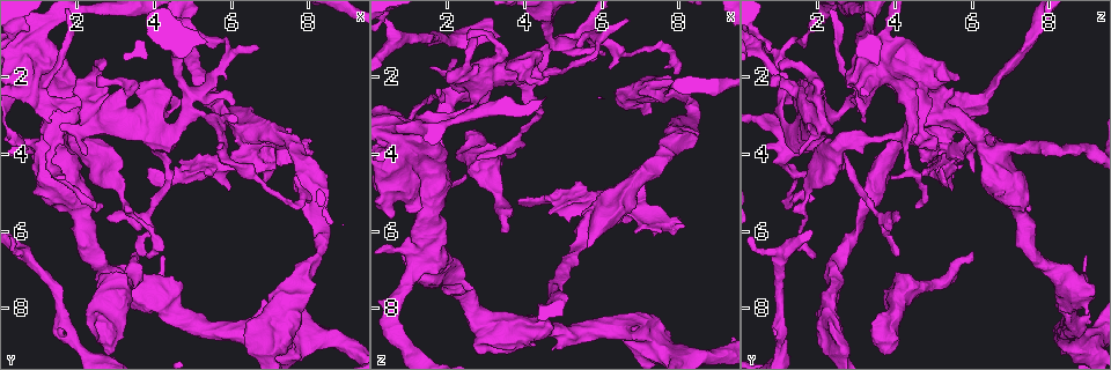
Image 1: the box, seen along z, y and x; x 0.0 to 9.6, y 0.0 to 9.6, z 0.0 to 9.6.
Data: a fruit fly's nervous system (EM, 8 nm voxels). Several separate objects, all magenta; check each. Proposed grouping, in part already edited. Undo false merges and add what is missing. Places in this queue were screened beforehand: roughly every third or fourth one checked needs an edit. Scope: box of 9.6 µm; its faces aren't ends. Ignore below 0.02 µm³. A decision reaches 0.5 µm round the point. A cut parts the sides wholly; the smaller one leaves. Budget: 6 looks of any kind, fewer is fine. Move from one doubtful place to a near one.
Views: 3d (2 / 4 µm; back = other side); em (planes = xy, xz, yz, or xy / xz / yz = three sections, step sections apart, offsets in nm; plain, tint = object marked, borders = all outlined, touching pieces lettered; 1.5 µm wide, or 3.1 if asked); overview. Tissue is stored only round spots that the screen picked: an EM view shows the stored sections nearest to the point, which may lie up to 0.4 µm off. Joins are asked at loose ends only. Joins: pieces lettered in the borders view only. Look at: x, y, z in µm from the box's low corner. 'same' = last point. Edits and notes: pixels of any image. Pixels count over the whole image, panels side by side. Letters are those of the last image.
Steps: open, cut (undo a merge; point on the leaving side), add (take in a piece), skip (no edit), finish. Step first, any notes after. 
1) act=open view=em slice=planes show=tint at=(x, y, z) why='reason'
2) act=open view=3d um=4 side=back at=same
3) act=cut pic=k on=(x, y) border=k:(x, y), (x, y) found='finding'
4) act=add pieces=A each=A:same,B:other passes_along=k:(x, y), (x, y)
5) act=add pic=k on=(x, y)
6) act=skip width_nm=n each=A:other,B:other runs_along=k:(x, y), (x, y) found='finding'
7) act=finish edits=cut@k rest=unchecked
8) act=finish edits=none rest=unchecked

act=open view=em slice=yz step=8 show=borders at=(3.85, 4.40, 5.15)

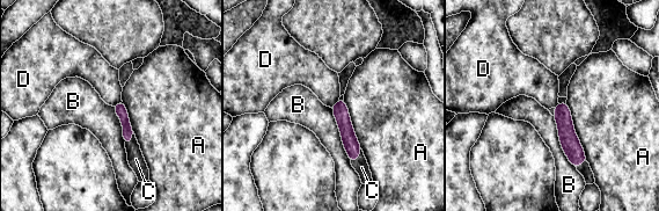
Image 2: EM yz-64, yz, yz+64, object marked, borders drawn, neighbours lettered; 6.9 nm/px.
act=open view=em slice=planes show=borders at=same why='another direction'

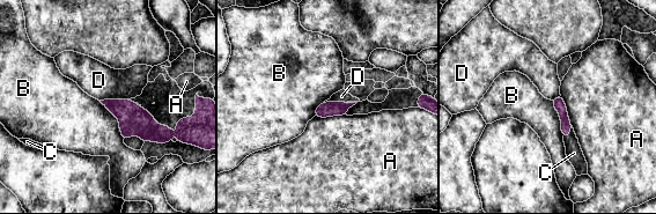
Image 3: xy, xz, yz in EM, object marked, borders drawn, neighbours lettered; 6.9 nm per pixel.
act=add pieces=C each=A:other,B:other,C:same,D:other passes_along=3:(558, 102), (569, 132), (574, 153) found='it goes on there'

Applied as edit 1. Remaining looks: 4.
act=open view=overview why='see it whole again'

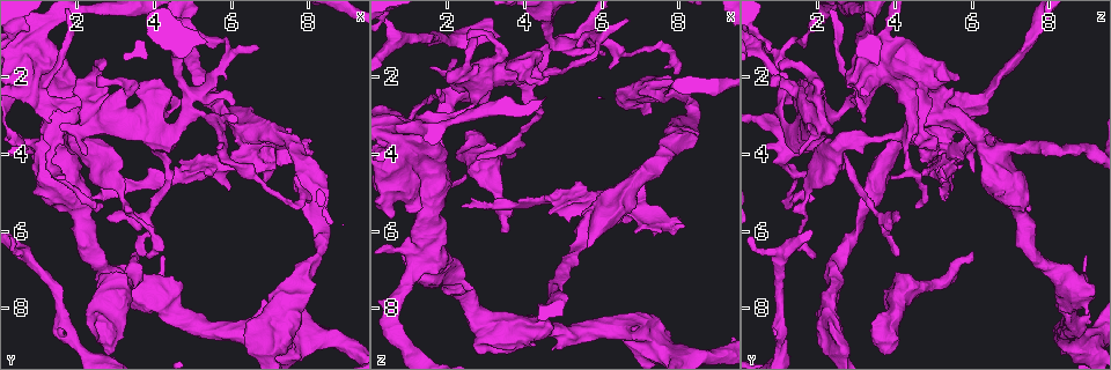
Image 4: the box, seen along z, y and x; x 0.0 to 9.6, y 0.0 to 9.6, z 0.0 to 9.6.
act=open view=em slice=planes show=borders at=(3.60, 6.60, 6.00) why='branch stops here'

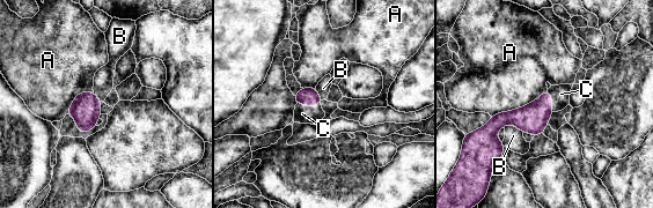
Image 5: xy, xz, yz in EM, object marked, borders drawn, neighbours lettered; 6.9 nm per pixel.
act=add pieces=C each=A:other,B:other,C:same passes_along=5:(308, 96), (308, 105), (302, 113) found='it goes on there'

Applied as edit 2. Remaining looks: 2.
act=open view=overview

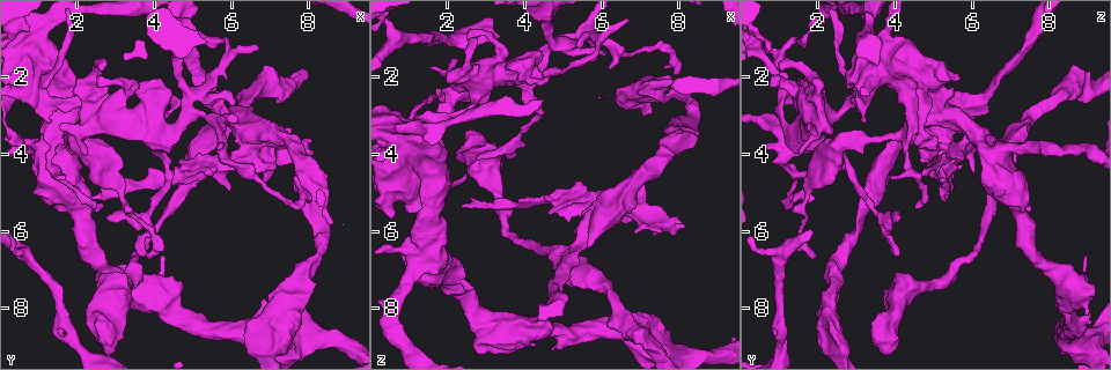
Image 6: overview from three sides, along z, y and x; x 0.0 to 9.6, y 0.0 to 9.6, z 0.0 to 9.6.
act=open view=em slice=planes show=borders at=(7.70, 4.60, 1.75) why='branch stops here'

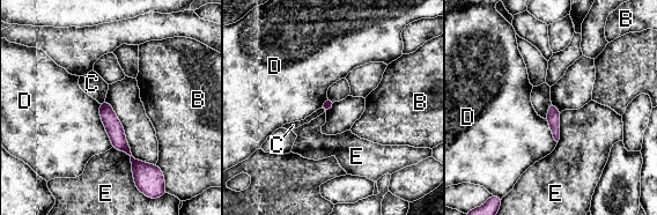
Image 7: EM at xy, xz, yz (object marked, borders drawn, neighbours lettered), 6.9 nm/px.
act=skip longest_contact=E:320nm each=B:other,C:other,D:other,E:other border=7:(112, 146), (130, 156), (134, 184) found='no lettered piece goes on from it'

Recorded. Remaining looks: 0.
act=finish edits=add@3,add@5 rest=unchecked

